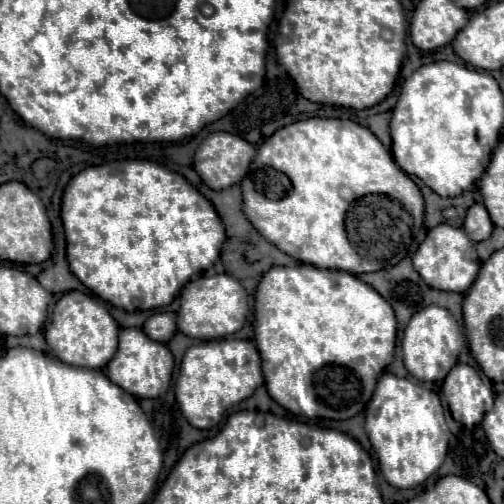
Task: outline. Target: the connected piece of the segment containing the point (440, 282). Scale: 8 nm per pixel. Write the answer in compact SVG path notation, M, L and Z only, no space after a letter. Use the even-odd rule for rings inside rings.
M438 224L436 228L432 228L422 246L418 246L412 262L416 272L428 286L460 294L464 294L470 288L480 270L480 260L474 250L474 242L470 242L462 228L454 228L450 224Z

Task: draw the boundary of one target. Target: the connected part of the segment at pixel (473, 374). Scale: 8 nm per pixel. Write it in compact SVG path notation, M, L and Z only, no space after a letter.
M458 364L444 380L442 394L450 406L452 418L466 428L482 422L482 416L493 408L495 393L491 386L483 386L478 372L468 364Z

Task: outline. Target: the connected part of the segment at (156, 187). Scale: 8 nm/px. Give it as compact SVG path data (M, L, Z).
M122 160L122 162L108 162L102 166L90 166L84 168L80 174L76 174L62 196L62 222L64 222L64 230L66 230L66 242L68 242L68 262L70 262L70 270L78 276L78 280L92 290L92 294L100 296L103 301L110 302L112 306L124 308L128 312L132 310L154 310L154 308L162 308L168 306L174 296L178 294L178 290L196 274L208 270L214 264L214 252L216 258L220 256L220 246L226 240L224 236L224 226L220 216L216 214L214 206L210 204L208 198L204 198L184 176L180 176L178 172L168 170L162 164L150 162L150 160Z

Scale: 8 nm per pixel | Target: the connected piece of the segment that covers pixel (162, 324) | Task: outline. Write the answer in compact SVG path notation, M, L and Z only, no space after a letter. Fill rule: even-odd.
M156 312L152 314L142 328L156 342L168 342L176 332L176 314L174 312Z

